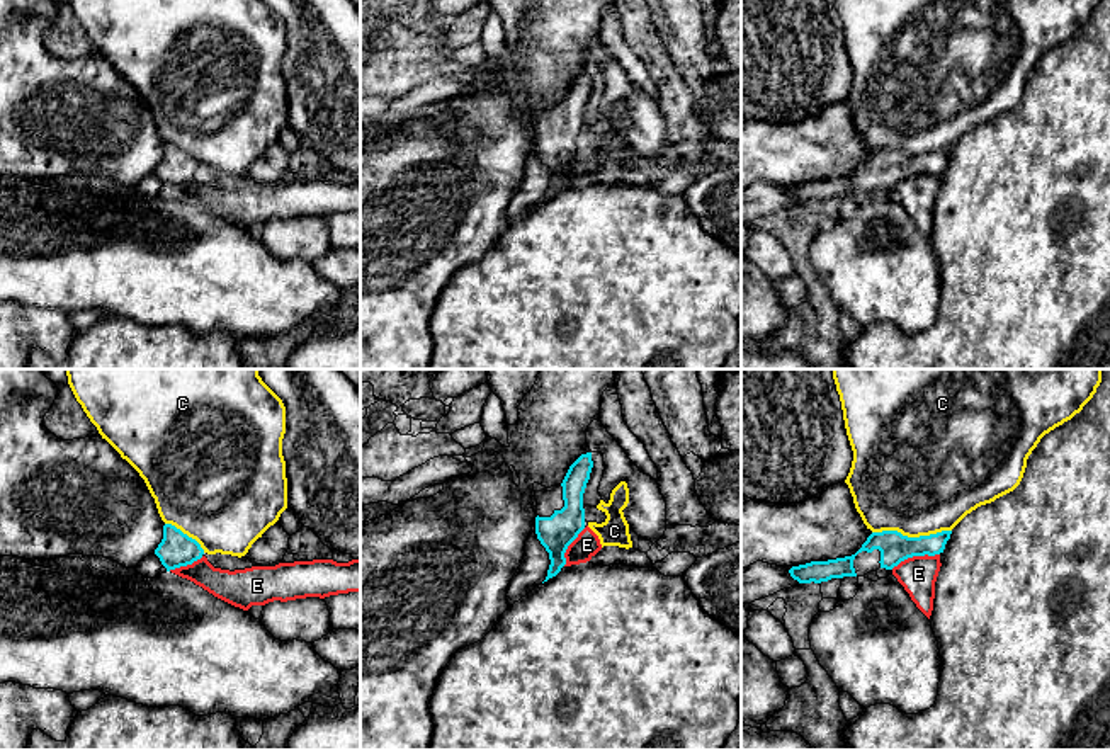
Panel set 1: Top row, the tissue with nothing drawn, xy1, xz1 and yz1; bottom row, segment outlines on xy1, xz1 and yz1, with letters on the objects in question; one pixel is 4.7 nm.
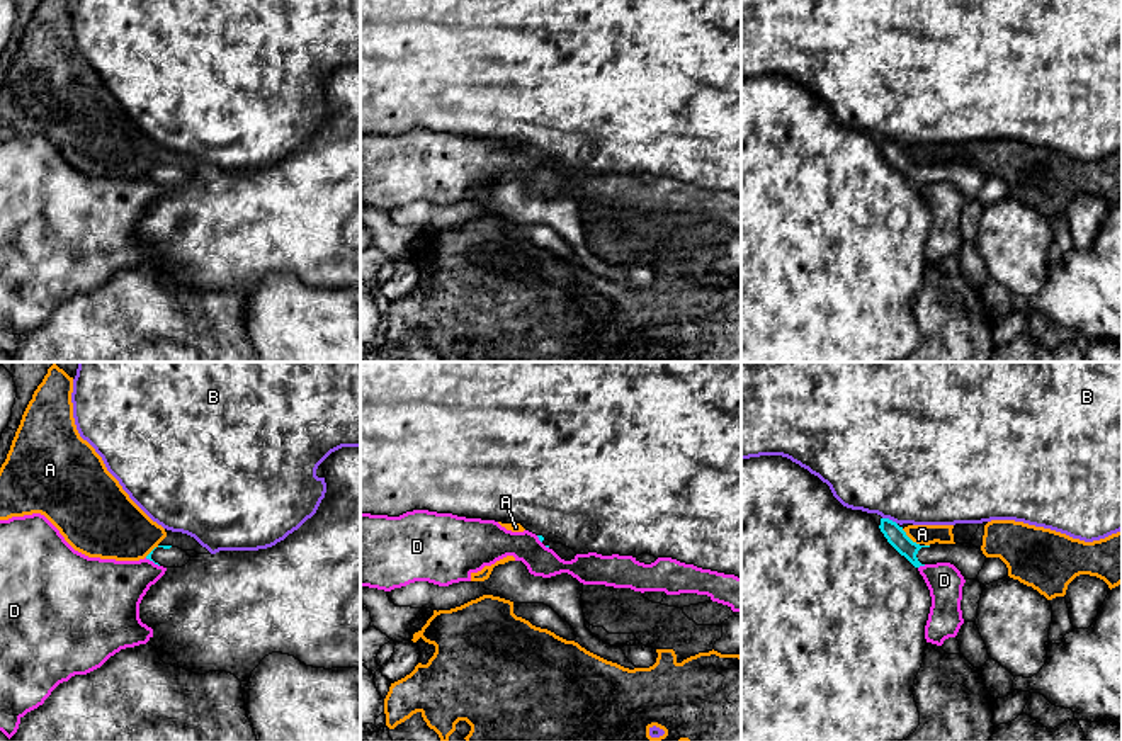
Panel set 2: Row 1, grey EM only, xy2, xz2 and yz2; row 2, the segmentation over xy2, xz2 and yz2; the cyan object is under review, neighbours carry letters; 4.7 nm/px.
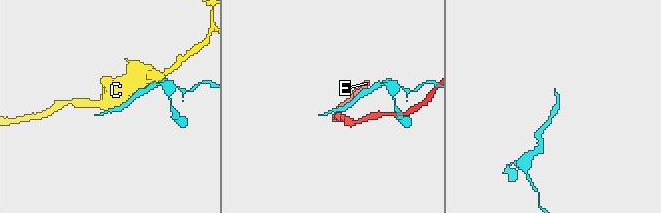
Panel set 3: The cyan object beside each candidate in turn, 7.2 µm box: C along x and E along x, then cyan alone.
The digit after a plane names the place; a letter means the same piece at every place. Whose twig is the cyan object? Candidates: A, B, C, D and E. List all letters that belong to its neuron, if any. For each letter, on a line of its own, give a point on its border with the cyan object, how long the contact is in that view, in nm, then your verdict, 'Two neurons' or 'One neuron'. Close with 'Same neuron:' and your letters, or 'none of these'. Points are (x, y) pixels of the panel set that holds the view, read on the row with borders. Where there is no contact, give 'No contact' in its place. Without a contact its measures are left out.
A: Touches cyan at yz2 (908, 537). Shared border 120 nm. Two neurons
B: Touches cyan at yz2 (888, 519). Shared border 80 nm. Two neurons
C: Touches cyan at yz1 (911, 538). Shared border 380 nm. Two neurons
D: Touches cyan at yz2 (922, 565). Shared border 40 nm. Two neurons
E: Touches cyan at yz1 (915, 555). Shared border 240 nm. Two neurons
Same neuron: none of these

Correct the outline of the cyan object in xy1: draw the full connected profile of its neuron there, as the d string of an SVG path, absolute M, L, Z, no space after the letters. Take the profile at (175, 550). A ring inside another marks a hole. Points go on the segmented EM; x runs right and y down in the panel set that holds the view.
M165 524L163 539L155 549L155 554L160 558L167 571L170 571L201 560L204 549L195 539L189 537L175 526Z

